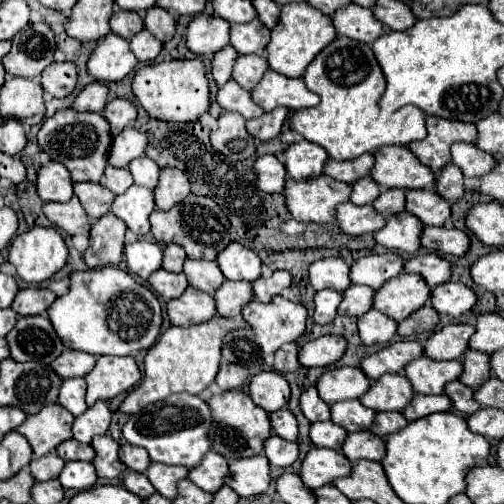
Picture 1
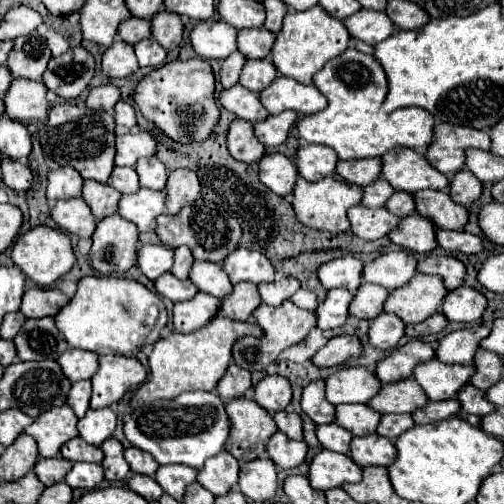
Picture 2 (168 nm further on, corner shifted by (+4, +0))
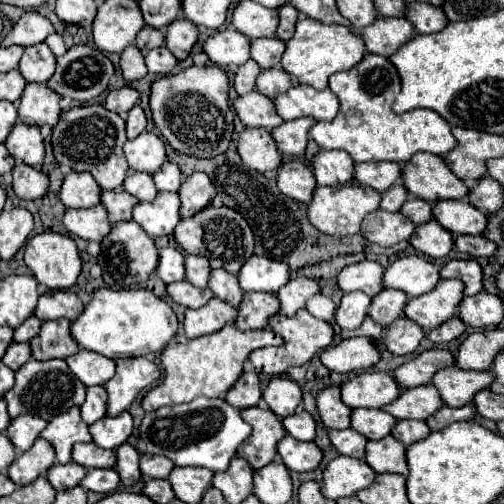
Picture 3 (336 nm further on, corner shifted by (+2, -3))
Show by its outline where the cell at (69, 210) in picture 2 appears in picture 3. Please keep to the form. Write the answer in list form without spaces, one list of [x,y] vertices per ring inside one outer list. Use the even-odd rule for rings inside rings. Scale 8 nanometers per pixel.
[[[102,204],[82,210],[68,208],[64,214],[64,226],[68,232],[84,240],[98,240],[98,242],[112,230],[112,224],[108,222],[108,212]]]

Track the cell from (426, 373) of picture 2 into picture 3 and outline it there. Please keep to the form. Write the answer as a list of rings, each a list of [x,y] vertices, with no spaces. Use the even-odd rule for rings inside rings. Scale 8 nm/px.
[[[458,366],[444,368],[444,372],[436,374],[432,384],[442,392],[442,400],[450,408],[460,408],[474,400],[480,390],[490,388],[494,382],[494,372],[468,372]]]

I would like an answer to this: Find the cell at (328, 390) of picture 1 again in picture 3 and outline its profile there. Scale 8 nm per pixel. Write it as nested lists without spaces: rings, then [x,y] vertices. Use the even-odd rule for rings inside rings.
[[[362,372],[342,384],[342,400],[350,408],[382,408],[400,394],[396,378],[388,372]]]

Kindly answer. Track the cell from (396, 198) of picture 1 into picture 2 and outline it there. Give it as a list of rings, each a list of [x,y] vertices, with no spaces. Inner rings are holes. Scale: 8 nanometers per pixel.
[[[396,191],[396,193],[386,201],[384,207],[386,207],[390,213],[398,215],[398,217],[406,217],[406,215],[410,215],[410,213],[414,211],[414,199],[412,199],[412,195],[406,193],[406,191]]]

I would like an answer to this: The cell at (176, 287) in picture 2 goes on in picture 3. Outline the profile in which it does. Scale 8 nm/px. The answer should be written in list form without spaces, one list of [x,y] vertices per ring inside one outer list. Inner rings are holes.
[[[186,280],[176,282],[176,284],[168,284],[168,294],[176,304],[182,304],[186,308],[200,308],[214,296],[210,288],[200,290]]]

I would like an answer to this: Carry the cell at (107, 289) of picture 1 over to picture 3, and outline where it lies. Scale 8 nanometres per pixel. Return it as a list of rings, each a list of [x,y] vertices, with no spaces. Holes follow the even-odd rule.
[[[100,288],[94,292],[86,310],[72,322],[72,336],[80,348],[104,354],[112,360],[146,356],[150,352],[162,352],[178,330],[178,318],[174,310],[148,290],[110,290]]]

